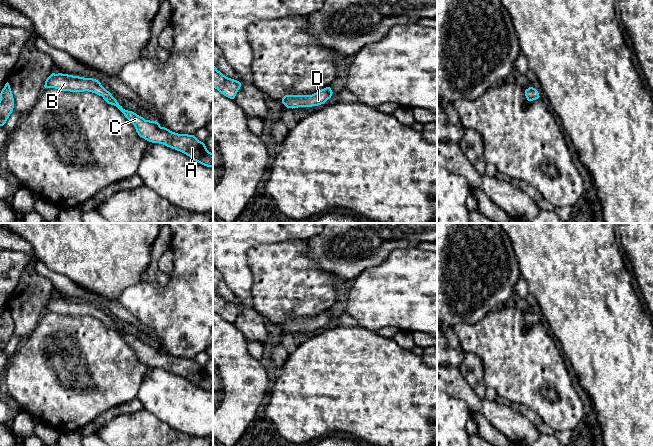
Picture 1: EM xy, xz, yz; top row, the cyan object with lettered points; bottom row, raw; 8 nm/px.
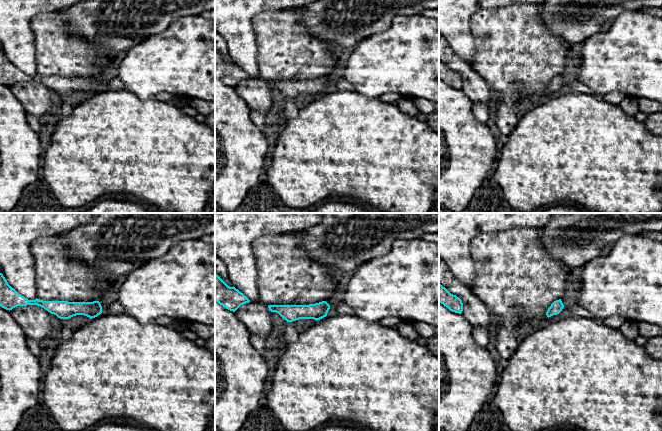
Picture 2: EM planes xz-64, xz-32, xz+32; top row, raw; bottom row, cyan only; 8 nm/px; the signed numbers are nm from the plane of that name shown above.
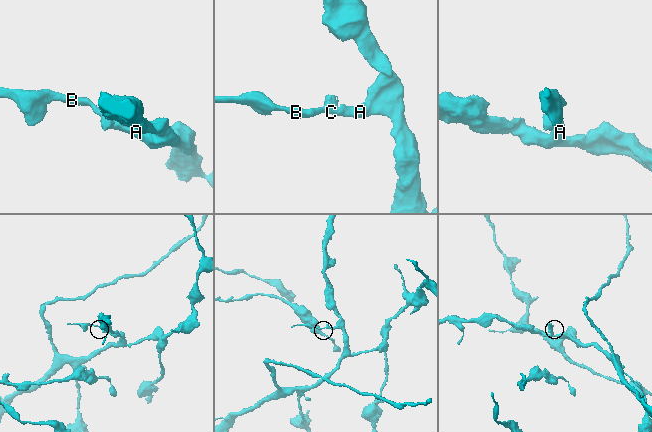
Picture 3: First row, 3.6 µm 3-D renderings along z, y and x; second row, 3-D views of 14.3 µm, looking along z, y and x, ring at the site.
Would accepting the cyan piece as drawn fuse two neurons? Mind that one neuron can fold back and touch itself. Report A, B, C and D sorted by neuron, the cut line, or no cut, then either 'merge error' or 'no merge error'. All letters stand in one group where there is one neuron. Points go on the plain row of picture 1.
A B C D; no cut; no merge error

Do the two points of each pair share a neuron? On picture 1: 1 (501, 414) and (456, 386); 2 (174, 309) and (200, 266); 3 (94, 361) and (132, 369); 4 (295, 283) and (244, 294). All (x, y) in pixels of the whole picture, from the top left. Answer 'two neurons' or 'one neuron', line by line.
1: one neuron
2: one neuron
3: one neuron
4: two neurons

